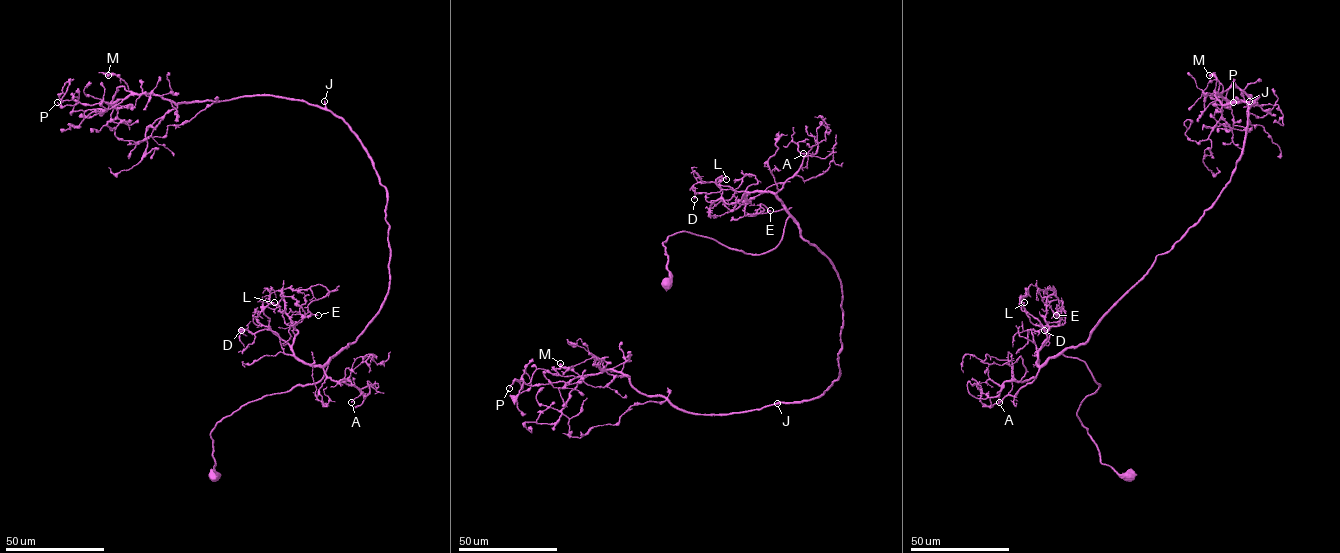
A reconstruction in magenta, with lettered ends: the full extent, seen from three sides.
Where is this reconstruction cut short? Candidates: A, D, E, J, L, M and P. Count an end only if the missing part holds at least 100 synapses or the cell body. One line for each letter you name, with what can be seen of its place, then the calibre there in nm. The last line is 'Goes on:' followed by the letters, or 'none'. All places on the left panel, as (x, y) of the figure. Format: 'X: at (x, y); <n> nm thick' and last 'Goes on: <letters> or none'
J: at (324, 101); 300 nm thick
Goes on: J

